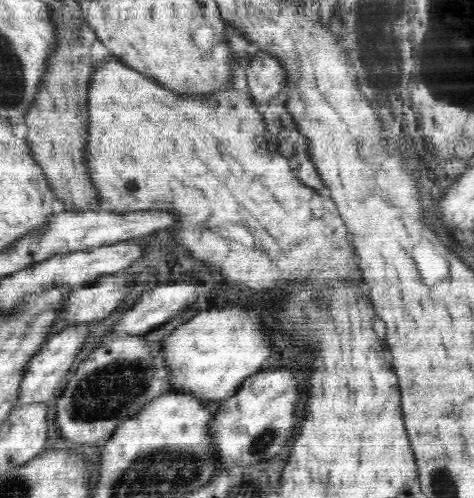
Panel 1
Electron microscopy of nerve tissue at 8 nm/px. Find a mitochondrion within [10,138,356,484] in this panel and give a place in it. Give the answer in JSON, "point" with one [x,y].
{"point":[108,391]}

